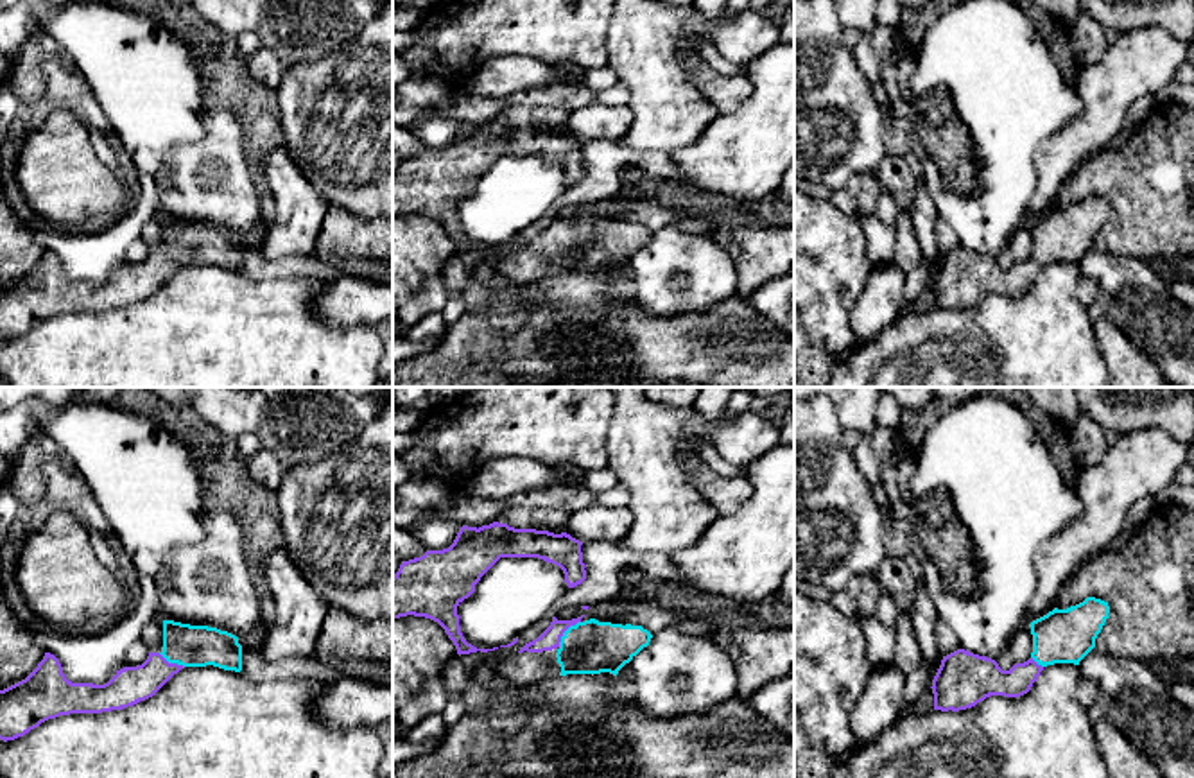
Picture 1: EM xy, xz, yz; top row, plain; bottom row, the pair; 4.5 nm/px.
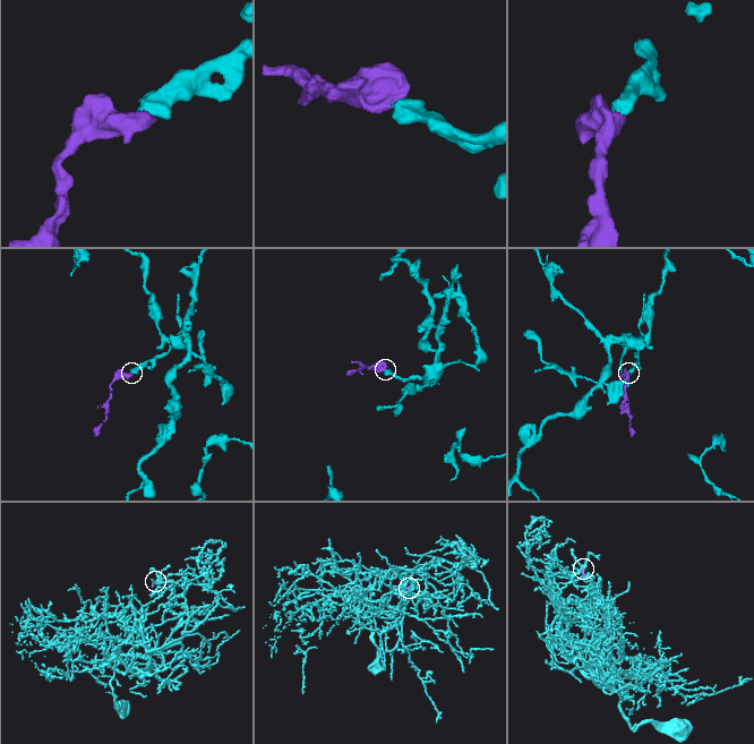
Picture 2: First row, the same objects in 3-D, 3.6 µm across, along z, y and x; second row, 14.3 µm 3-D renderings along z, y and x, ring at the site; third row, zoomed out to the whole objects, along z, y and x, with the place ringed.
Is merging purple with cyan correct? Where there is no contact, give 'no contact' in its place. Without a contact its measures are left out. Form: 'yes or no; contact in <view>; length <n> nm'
yes; contact in xz; length 160 nm

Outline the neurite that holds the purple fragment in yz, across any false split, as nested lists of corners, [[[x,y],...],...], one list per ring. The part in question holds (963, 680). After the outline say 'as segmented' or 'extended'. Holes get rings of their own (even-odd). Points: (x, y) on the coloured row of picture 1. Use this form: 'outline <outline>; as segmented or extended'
outline [[[1086,597],[1067,609],[1054,608],[1029,624],[1031,658],[1009,670],[1002,670],[991,658],[965,649],[943,656],[930,687],[934,710],[966,710],[990,696],[1020,697],[1031,690],[1047,665],[1079,665],[1095,647],[1108,613],[1108,602],[1095,597]]]; extended

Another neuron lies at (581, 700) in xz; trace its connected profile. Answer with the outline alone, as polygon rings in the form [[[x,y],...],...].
[[[629,663],[617,676],[567,674],[527,685],[523,699],[550,706],[561,717],[561,730],[599,724],[611,708],[635,703]]]

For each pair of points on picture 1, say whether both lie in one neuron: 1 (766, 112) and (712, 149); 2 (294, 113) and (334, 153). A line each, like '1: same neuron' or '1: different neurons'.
1: same neuron
2: same neuron

